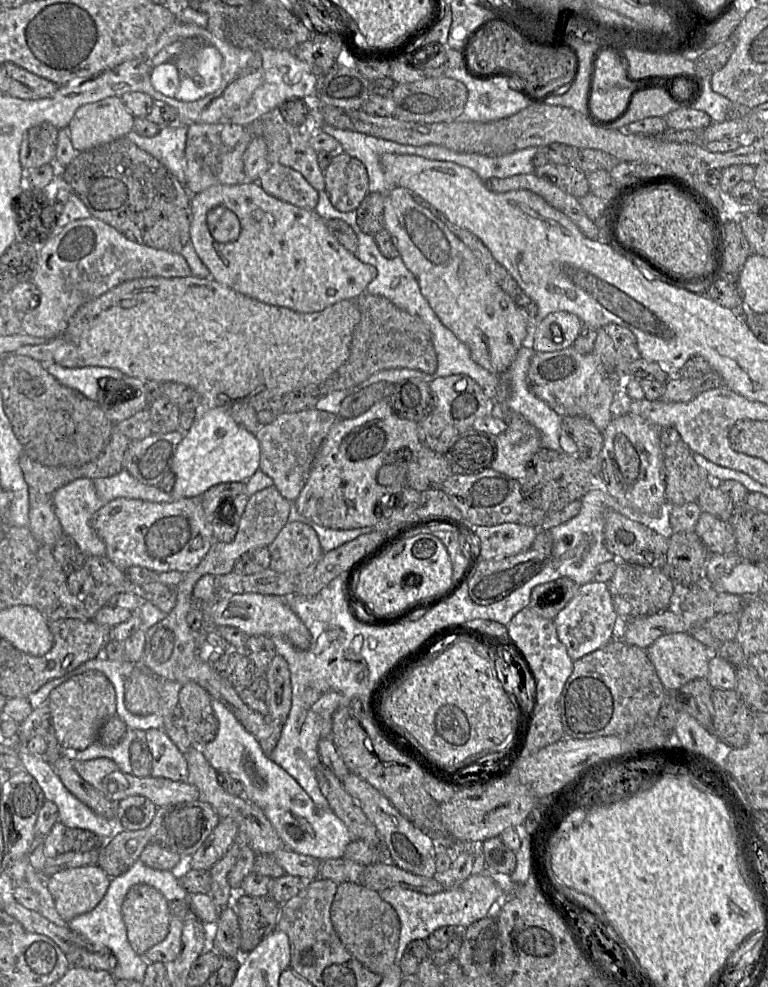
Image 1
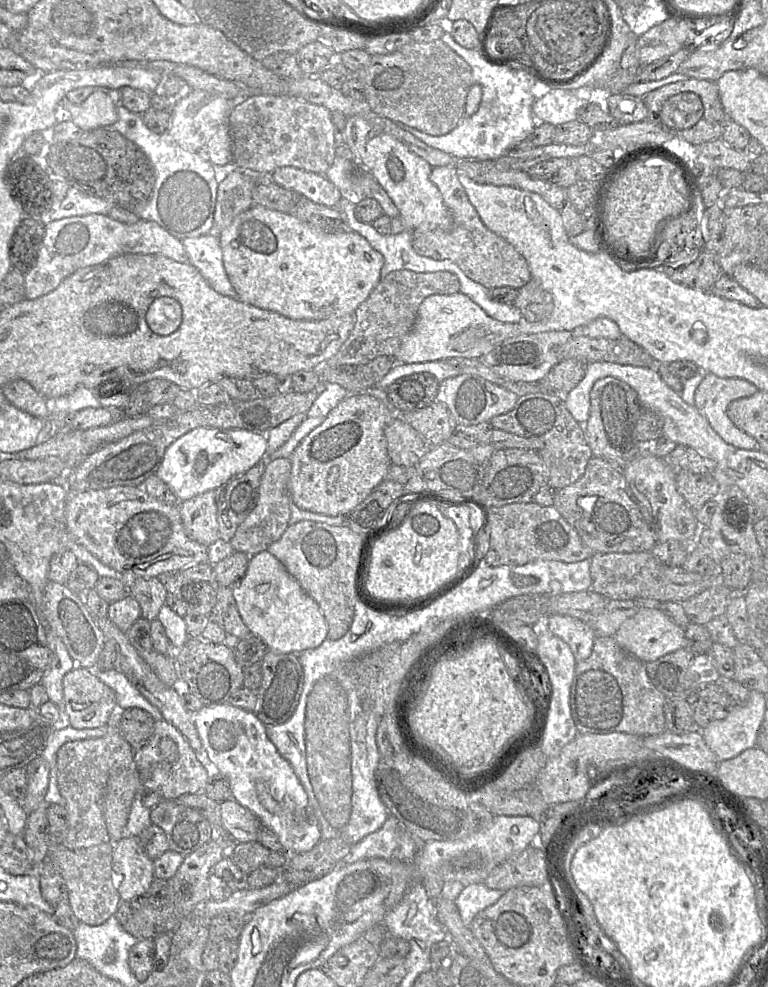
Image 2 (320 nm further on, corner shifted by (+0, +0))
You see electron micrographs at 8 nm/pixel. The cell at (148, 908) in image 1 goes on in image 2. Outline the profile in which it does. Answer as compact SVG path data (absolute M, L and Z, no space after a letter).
M124 836L114 843L112 868L122 901L145 896L155 879L154 865L137 837Z

